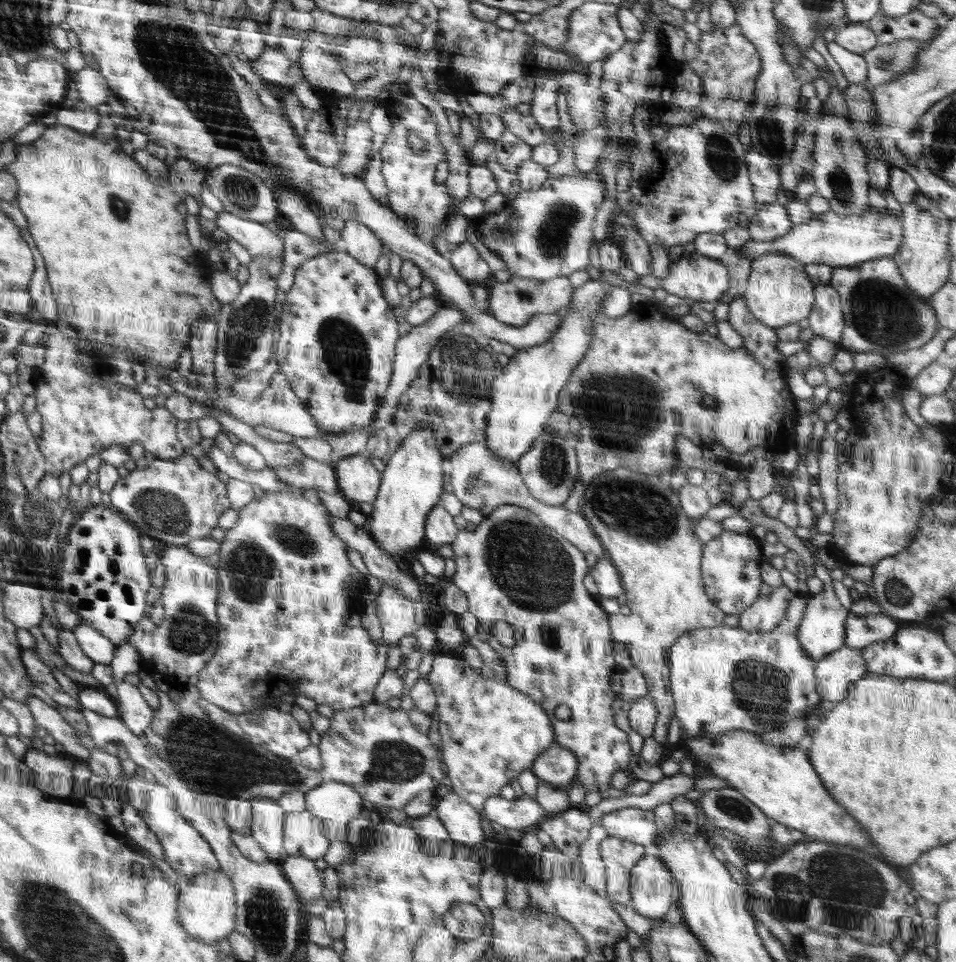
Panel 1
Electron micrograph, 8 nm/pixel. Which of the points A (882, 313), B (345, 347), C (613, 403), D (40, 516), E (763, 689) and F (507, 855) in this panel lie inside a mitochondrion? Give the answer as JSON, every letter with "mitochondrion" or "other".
{"A":"mitochondrion","B":"mitochondrion","C":"mitochondrion","D":"mitochondrion","E":"mitochondrion","F":"other"}

